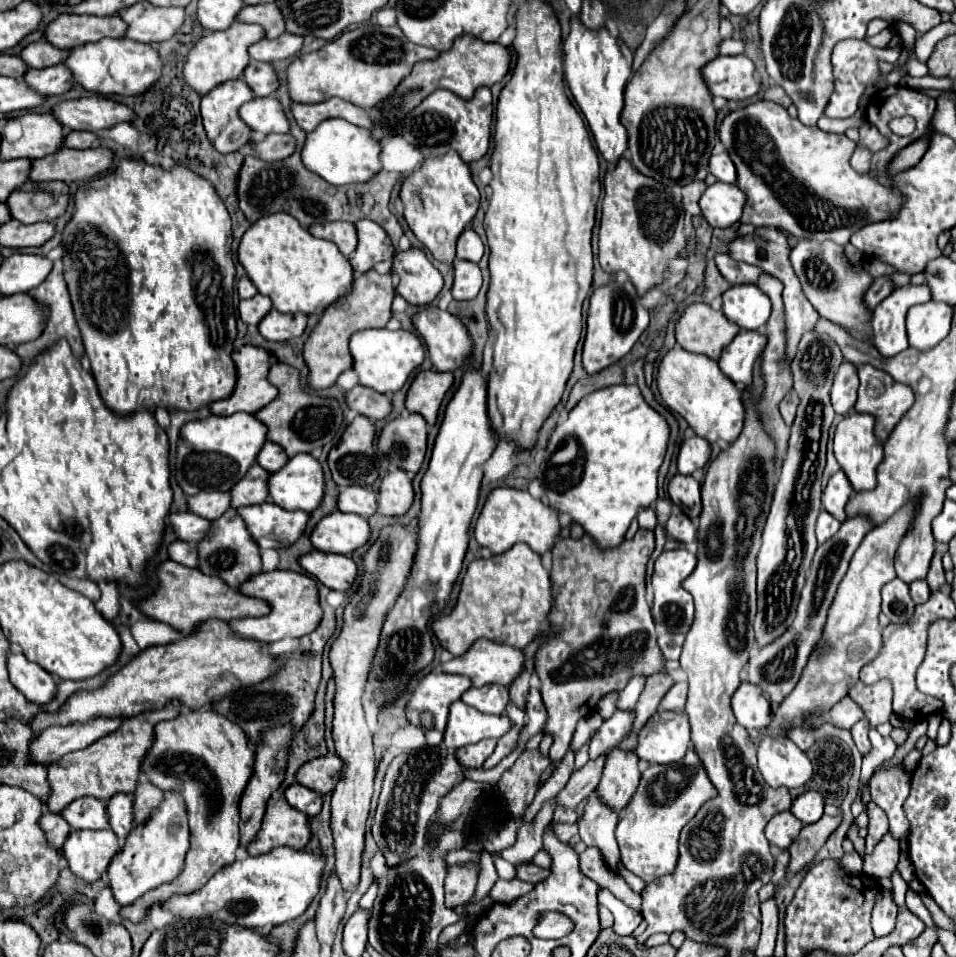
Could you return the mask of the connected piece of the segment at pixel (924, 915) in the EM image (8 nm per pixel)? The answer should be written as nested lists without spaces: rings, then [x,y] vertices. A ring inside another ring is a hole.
[[[908,890],[908,894],[906,894],[906,906],[908,906],[908,910],[912,910],[922,922],[926,922],[926,926],[934,926],[934,920],[930,918],[930,912],[926,910],[926,906],[922,904],[922,900],[920,900],[920,894],[918,892],[914,892],[914,890]]]

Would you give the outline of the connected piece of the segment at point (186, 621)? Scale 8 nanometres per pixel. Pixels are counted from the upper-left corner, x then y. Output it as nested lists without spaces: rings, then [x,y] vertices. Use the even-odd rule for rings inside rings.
[[[166,560],[158,566],[158,588],[154,590],[154,594],[150,594],[148,598],[136,600],[134,604],[148,618],[164,622],[184,636],[194,632],[196,624],[210,620],[210,618],[228,622],[234,618],[266,616],[270,612],[270,606],[266,602],[262,602],[258,598],[248,598],[248,596],[240,594],[240,590],[228,588],[222,580],[216,580],[214,576],[204,576],[200,570],[182,566],[172,560]]]

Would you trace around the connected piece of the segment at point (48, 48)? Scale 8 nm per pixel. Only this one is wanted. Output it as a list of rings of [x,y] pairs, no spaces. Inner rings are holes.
[[[40,40],[40,42],[28,44],[28,46],[20,52],[20,58],[28,64],[28,68],[44,68],[44,66],[54,66],[54,64],[64,62],[66,50],[54,48],[54,46],[48,44],[46,40]]]

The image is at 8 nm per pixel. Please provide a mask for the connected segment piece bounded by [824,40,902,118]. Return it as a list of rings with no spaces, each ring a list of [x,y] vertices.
[[[844,40],[844,42],[836,44],[836,48],[832,52],[834,92],[832,92],[832,98],[830,98],[824,114],[828,118],[850,118],[858,108],[858,98],[864,92],[864,88],[878,80],[878,74],[880,74],[878,60],[894,64],[900,58],[900,50],[902,50],[900,44],[894,48],[888,48],[888,50],[866,50],[864,40]]]

